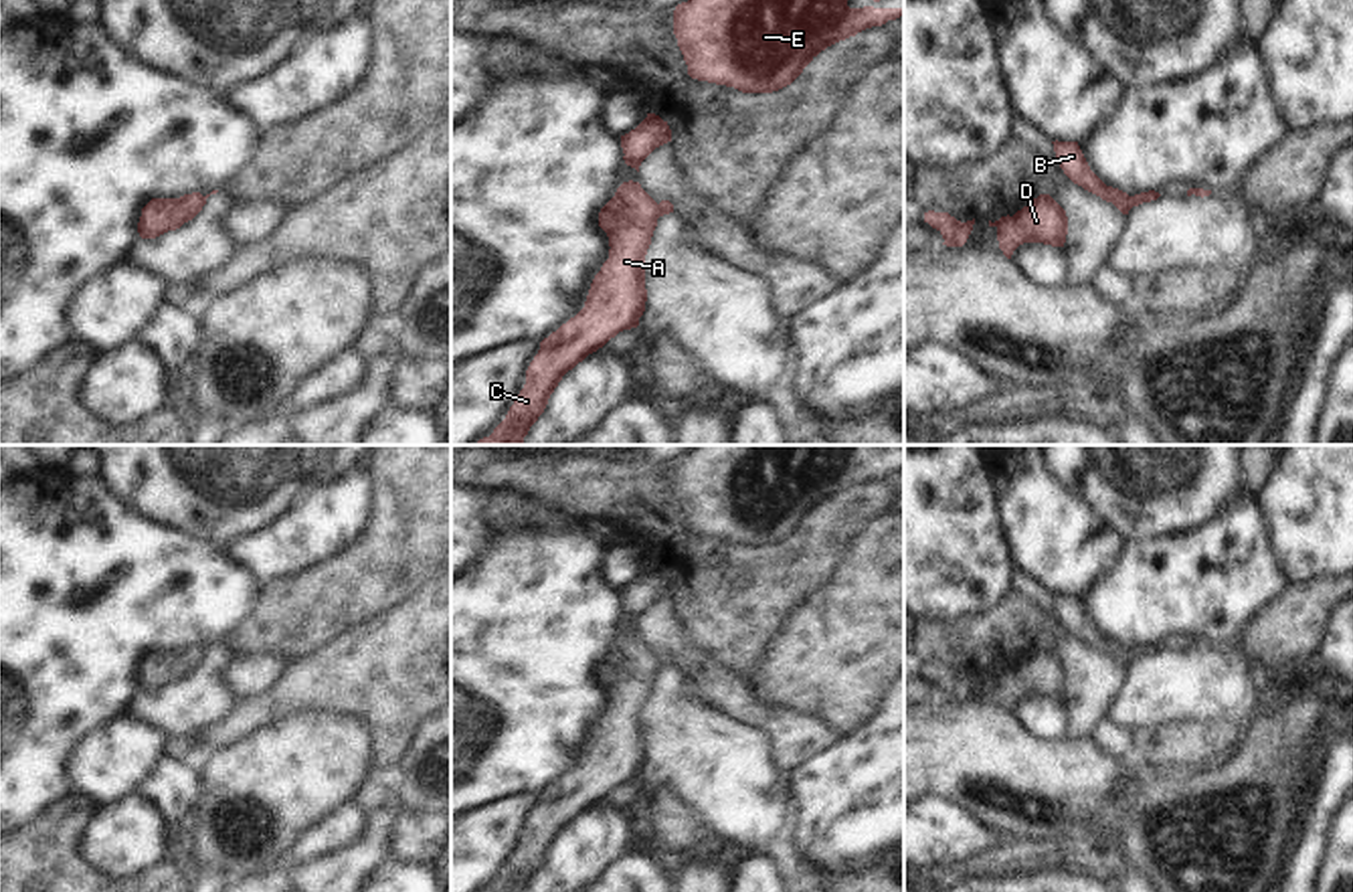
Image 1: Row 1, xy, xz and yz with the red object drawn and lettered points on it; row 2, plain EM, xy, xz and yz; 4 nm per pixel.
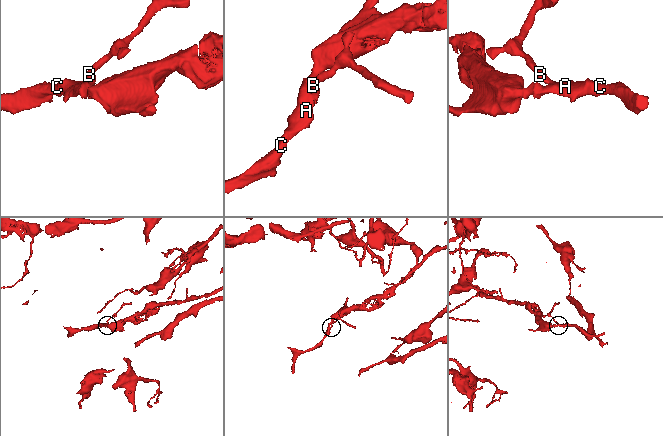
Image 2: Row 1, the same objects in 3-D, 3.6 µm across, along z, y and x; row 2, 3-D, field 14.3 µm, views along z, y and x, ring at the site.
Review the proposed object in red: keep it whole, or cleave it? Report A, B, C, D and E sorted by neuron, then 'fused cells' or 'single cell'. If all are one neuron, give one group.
A C D E / B | fused cells

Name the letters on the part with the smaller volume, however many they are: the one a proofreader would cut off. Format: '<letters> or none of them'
B

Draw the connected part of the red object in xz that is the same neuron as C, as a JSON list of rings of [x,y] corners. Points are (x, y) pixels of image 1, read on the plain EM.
[[[623,635],[601,661],[599,680],[609,690],[609,712],[595,728],[584,761],[540,795],[526,837],[506,872],[483,892],[524,892],[544,866],[562,829],[623,783],[639,779],[645,765],[645,708],[659,657],[639,635]]]

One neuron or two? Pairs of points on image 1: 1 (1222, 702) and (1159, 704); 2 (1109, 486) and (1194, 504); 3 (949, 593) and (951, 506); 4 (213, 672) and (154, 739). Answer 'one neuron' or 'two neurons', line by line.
1: one neuron
2: one neuron
3: one neuron
4: two neurons

